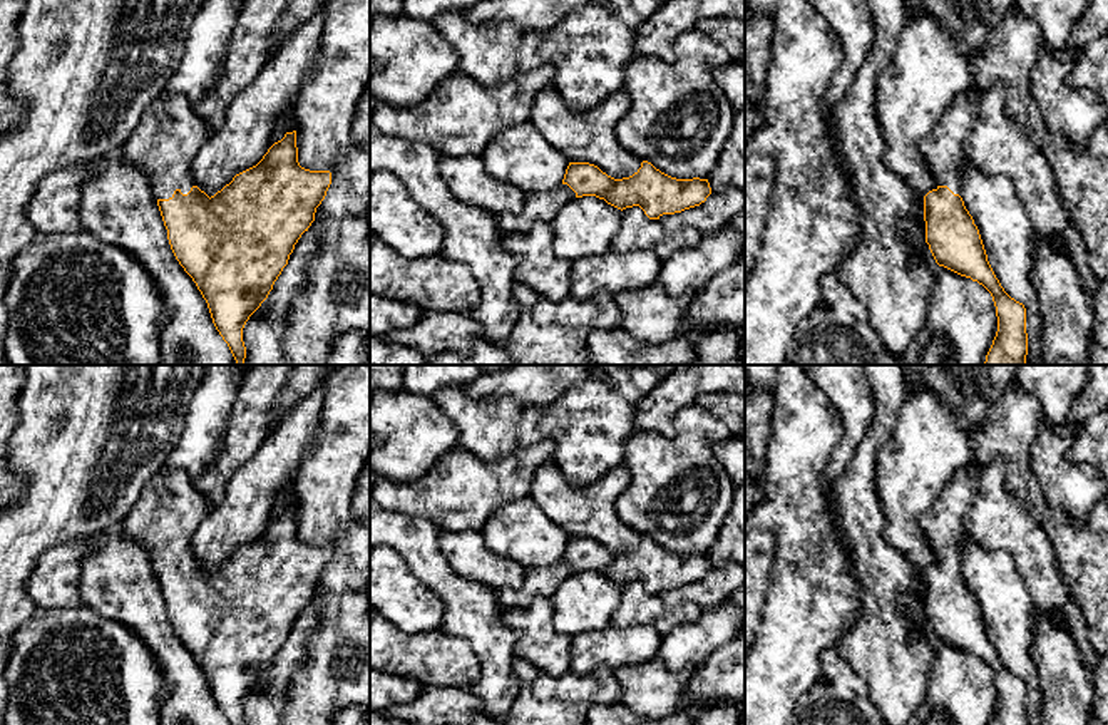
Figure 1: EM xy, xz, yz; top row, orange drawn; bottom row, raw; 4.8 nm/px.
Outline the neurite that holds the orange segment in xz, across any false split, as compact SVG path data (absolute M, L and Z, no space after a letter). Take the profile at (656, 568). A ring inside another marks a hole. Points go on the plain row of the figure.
M648 536L623 554L614 554L589 537L569 537L554 566L527 571L522 586L500 589L497 601L502 608L526 608L537 596L552 596L569 574L582 571L596 571L621 586L639 581L649 594L659 594L700 581L710 569L708 554L676 554Z

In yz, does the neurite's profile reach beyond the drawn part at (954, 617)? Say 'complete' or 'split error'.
split error

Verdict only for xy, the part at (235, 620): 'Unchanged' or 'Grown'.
Grown

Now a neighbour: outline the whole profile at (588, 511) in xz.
M546 460L534 472L529 496L569 537L589 537L623 554L638 548L643 537L621 522L614 507L629 482L629 469L619 464L594 484L574 487L554 460Z

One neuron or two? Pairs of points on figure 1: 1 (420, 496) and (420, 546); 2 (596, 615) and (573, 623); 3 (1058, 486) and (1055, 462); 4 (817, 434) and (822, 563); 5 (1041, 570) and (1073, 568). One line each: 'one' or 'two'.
1: two
2: one
3: one
4: one
5: two

